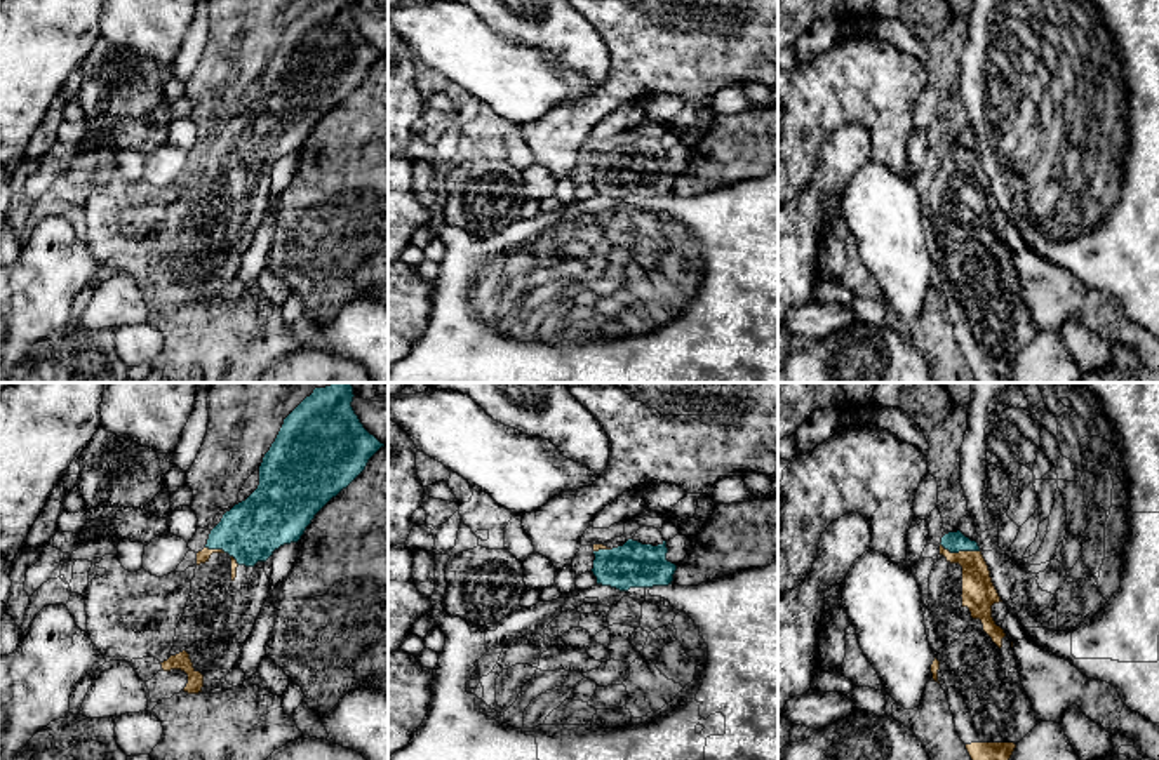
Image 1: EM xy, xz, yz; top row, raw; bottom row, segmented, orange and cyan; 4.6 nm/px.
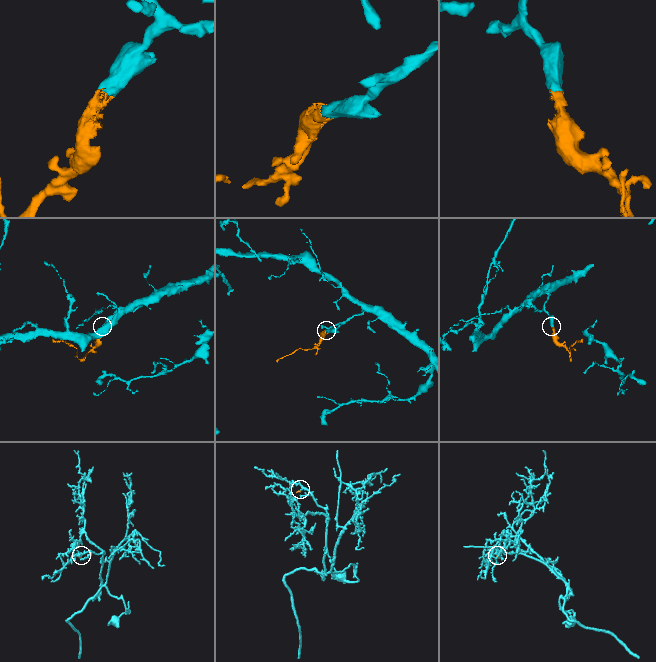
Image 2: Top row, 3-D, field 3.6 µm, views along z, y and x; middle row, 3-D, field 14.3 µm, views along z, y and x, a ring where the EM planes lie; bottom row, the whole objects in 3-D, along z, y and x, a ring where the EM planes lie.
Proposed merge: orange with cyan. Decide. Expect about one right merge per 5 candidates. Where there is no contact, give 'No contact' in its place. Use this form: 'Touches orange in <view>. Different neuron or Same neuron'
Touches orange in yz. Same neuron

